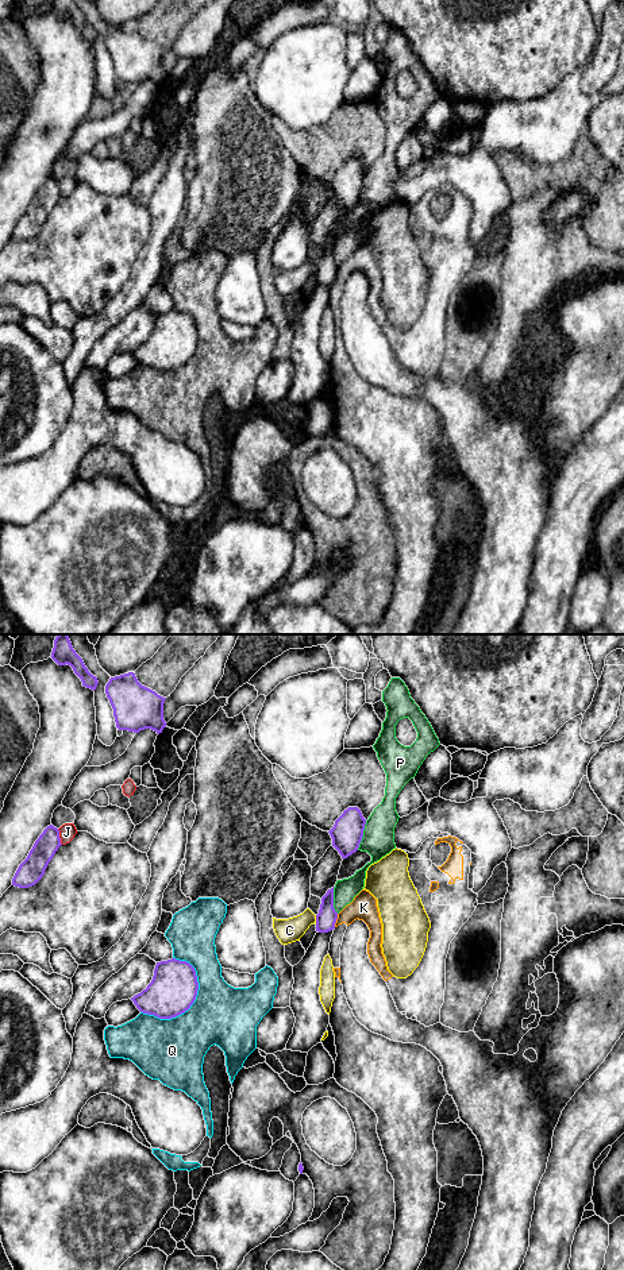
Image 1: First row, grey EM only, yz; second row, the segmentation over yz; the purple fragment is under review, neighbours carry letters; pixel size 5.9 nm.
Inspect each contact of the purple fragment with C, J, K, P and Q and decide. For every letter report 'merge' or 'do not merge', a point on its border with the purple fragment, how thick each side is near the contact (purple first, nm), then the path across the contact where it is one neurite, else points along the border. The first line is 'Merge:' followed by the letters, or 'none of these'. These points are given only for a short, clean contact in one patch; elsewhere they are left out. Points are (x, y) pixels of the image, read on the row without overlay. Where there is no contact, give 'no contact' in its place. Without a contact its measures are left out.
Merge: none of these
C: do not merge; meets purple in yz at (316, 271); 120 nm thick on the purple side, 140 nm on the other
J: do not merge; meets purple in yz at (58, 189); 150 nm thick on the purple side, 100 nm on the other
K: do not merge; meets purple in yz at (335, 273); 120 nm thick on the purple side, 160 nm on the other; border along yz (338, 266), (334, 278)
P: do not merge; meets purple in yz at (362, 188); 190 nm thick on the purple side, 190 nm on the other
Q: do not merge; meets purple in yz at (184, 363); 280 nm thick on the purple side, 380 nm on the other

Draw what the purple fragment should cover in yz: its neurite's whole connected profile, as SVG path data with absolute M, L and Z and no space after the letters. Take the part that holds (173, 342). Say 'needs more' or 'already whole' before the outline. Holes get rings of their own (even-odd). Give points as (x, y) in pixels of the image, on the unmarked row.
already whole; M172 310L157 314L151 335L131 352L143 366L172 371L190 360L197 343L194 320L186 313Z

